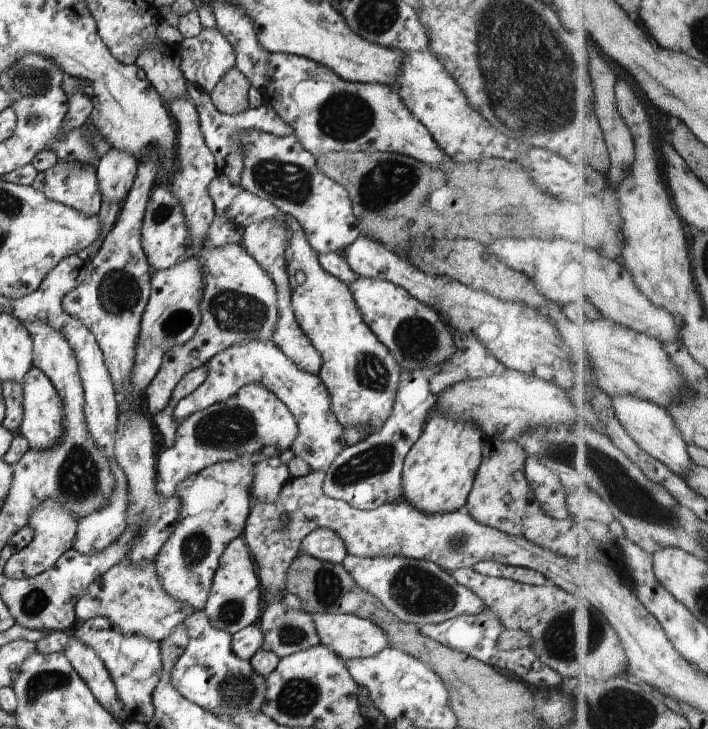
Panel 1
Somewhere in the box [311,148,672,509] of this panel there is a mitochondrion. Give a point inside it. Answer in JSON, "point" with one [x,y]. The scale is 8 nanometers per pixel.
{"point":[383,185]}

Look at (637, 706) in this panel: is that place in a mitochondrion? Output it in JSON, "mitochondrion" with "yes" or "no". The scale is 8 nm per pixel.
{"mitochondrion":"yes"}

